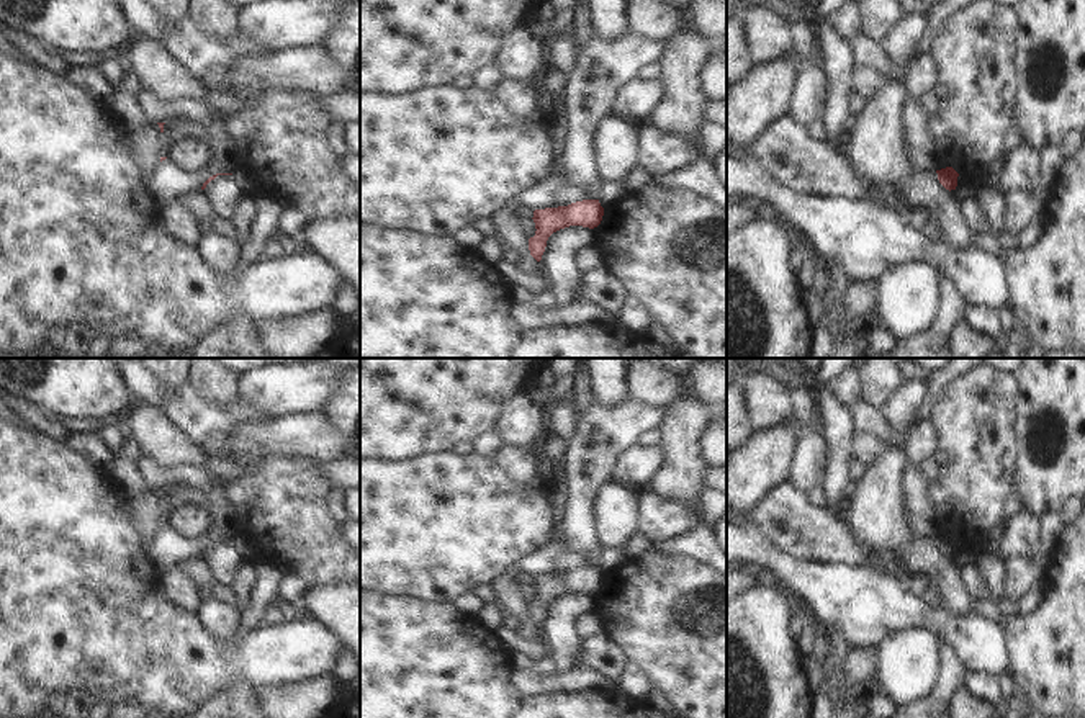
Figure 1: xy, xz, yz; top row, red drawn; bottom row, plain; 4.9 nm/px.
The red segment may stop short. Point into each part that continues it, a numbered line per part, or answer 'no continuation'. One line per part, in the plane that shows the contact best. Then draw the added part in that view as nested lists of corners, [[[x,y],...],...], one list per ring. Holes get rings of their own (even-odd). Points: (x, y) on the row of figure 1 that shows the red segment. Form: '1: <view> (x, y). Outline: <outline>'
no continuation

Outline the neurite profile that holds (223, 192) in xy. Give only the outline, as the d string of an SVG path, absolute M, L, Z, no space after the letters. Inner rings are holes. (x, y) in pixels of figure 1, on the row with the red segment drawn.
M218 175L206 185L205 196L218 214L232 219L241 191L232 175Z

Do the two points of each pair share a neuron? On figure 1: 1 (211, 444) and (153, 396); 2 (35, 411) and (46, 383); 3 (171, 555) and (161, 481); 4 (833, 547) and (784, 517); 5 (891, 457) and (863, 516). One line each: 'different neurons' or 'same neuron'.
1: same neuron
2: different neurons
3: same neuron
4: same neuron
5: same neuron

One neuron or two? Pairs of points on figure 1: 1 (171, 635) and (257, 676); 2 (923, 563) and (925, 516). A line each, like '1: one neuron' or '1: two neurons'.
1: one neuron
2: two neurons

